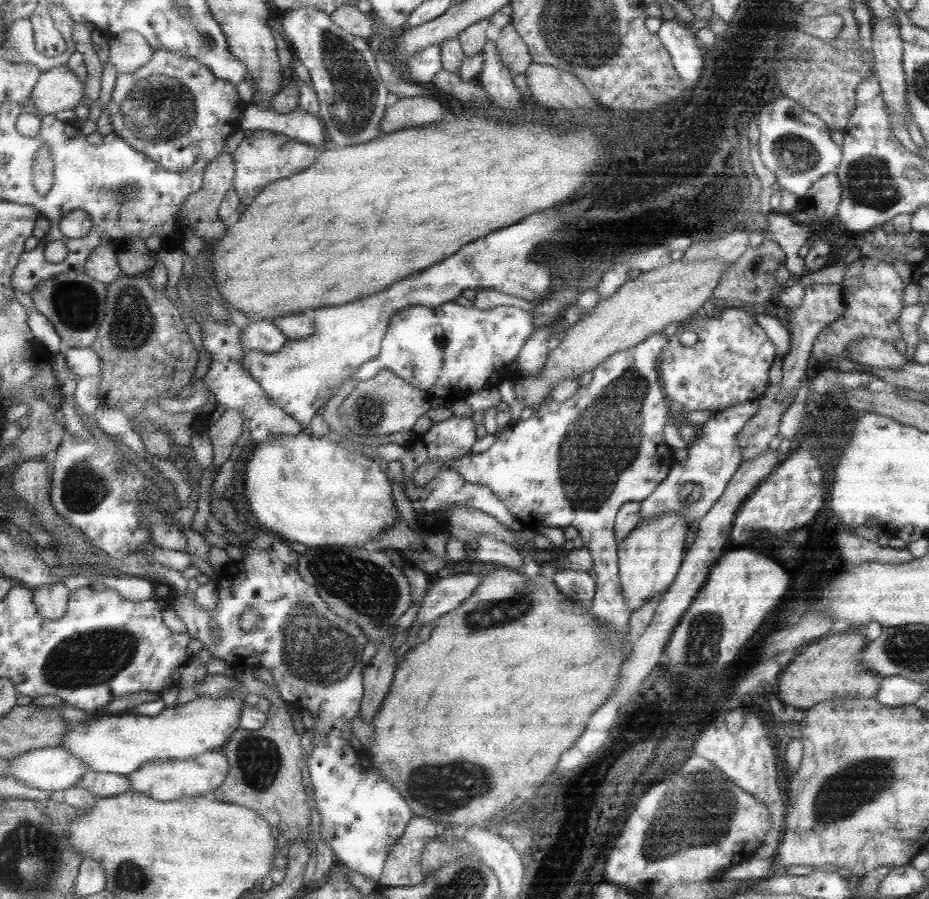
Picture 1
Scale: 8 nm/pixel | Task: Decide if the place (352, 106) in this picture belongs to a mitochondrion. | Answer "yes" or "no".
yes

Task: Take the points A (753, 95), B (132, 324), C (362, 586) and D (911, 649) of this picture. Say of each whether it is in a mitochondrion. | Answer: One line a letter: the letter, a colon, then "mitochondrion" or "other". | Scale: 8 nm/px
A: other
B: mitochondrion
C: mitochondrion
D: mitochondrion

